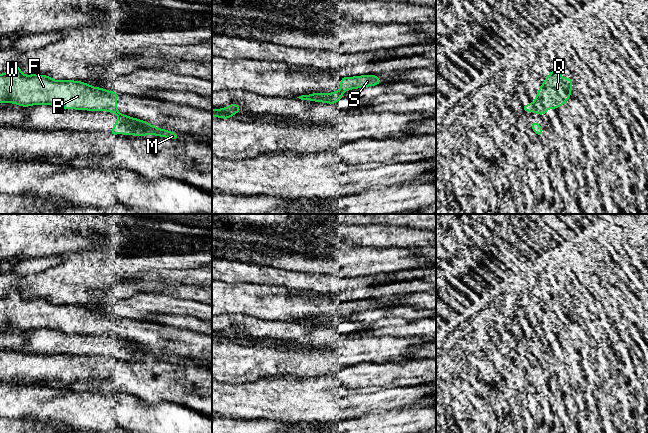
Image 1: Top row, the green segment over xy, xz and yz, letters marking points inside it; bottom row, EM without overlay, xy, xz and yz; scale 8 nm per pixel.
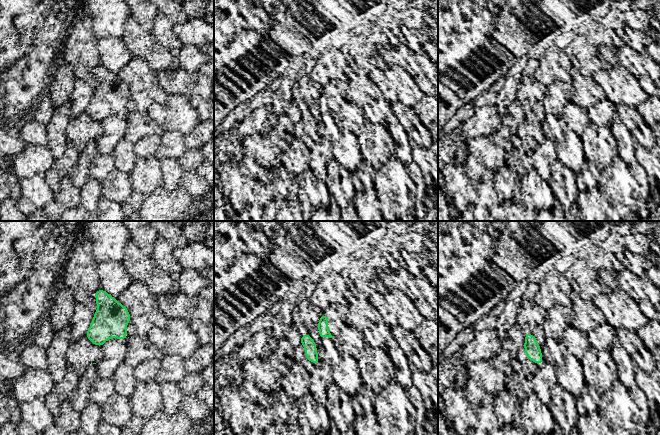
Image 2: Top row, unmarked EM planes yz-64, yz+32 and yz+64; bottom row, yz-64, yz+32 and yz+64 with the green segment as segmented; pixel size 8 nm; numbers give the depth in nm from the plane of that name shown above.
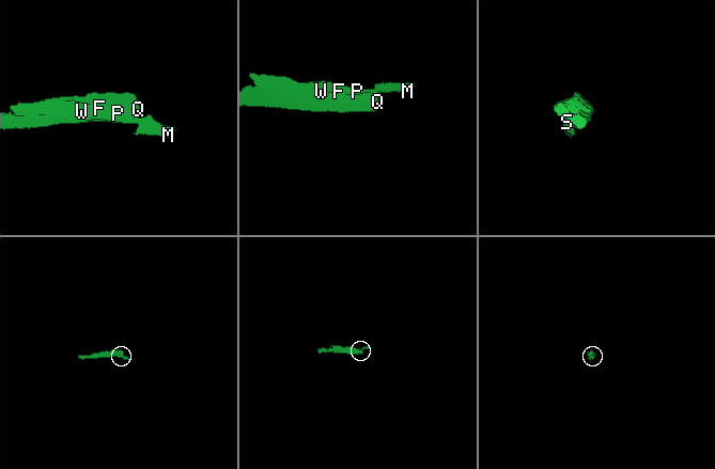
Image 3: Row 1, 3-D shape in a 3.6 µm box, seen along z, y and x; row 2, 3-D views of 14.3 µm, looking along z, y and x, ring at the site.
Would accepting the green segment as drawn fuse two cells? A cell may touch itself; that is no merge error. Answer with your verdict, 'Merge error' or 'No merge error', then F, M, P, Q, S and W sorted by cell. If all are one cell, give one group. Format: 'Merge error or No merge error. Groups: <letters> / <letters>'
Merge error. Groups: F P Q W / M S

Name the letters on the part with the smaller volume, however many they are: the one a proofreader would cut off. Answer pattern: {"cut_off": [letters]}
{"cut_off": ["M", "S"]}

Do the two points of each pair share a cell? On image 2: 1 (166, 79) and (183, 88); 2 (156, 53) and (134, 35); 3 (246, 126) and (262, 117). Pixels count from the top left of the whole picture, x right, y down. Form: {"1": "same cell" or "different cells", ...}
{"1": "same cell", "2": "same cell", "3": "same cell"}

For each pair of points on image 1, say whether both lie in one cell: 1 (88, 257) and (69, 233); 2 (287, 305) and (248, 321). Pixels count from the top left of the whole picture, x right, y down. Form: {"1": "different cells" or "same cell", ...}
{"1": "different cells", "2": "different cells"}

